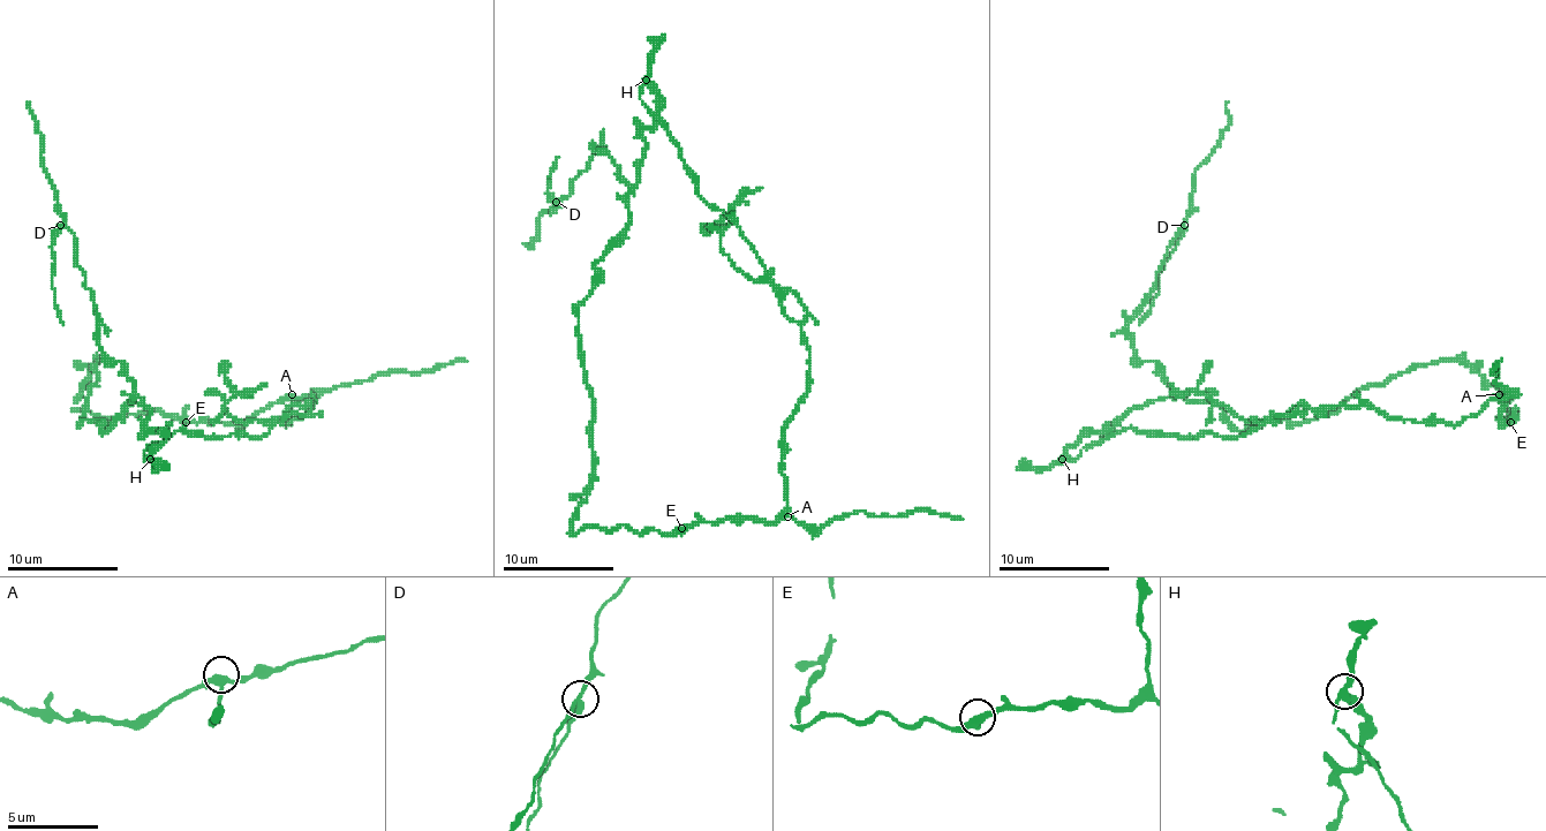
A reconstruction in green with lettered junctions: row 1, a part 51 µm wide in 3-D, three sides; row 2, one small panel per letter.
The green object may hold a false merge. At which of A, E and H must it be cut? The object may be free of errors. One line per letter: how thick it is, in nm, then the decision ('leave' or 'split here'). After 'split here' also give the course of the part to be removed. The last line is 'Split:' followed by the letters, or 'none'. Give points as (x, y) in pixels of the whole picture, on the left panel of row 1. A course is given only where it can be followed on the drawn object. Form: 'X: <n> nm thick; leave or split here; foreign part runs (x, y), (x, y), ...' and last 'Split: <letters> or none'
A: 360 nm thick; leave
E: 340 nm thick; leave
H: 320 nm thick; split here; foreign part runs (150, 459), (166, 439), (146, 425), (141, 398), (107, 431), (83, 422), (97, 361), (74, 400)
Split: H

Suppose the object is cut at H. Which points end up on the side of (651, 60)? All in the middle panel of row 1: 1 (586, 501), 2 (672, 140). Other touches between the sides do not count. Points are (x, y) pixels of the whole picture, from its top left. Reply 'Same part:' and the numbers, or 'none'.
Same part: 2

